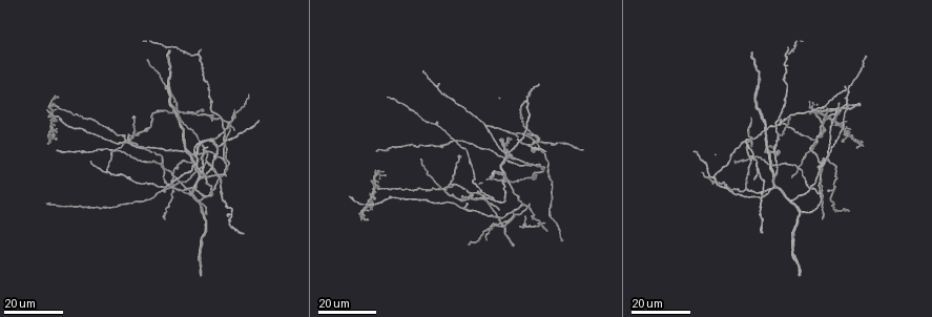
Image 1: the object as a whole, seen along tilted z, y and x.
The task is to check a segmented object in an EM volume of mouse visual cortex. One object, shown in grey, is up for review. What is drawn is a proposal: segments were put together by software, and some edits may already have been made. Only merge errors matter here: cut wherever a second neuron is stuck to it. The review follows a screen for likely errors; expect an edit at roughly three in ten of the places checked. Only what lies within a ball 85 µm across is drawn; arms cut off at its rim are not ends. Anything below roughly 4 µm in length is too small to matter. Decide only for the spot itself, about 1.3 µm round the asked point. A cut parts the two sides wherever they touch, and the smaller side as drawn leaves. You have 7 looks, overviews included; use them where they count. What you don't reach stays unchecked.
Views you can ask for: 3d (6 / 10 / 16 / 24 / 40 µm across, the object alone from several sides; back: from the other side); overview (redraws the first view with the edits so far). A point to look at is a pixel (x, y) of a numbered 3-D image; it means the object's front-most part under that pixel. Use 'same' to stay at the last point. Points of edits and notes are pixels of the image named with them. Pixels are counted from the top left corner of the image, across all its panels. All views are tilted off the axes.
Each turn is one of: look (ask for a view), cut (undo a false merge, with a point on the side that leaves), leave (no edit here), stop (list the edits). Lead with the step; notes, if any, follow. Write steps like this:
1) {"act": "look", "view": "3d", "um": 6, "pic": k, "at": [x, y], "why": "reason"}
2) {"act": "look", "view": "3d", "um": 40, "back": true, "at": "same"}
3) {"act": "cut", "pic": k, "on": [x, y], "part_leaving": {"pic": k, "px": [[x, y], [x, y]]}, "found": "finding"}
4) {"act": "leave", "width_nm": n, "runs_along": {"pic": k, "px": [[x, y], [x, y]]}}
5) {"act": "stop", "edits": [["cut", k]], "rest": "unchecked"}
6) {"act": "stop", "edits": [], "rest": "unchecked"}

{"act": "look", "view": "3d", "um": 24, "pic": 1, "at": [508, 157], "why": "three arms meet"}

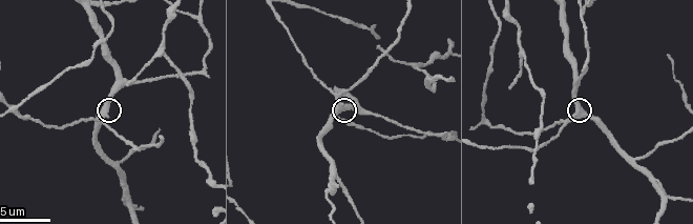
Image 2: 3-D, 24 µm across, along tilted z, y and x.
{"act": "look", "view": "3d", "um": 6, "pic": 2, "at": [108, 110]}

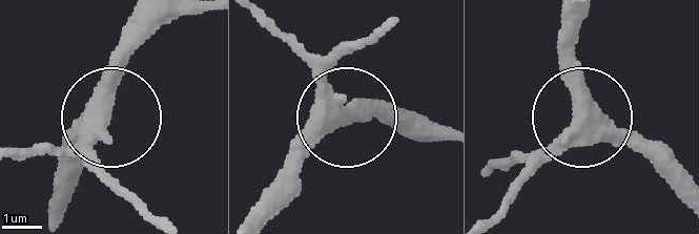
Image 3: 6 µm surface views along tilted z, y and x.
{"act": "leave", "width_nm": 420, "found": "continuous, no second neuron"}

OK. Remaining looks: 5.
{"act": "look", "view": "3d", "um": 16, "pic": 1, "at": [542, 225], "why": "two arms at a narrow angle"}

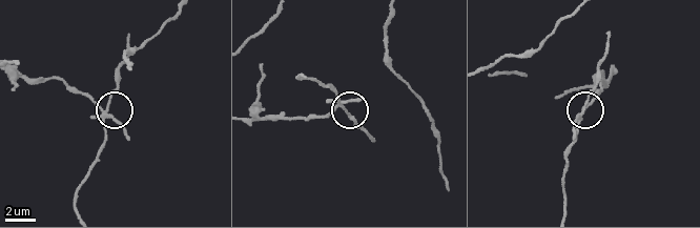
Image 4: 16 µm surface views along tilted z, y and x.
{"act": "look", "view": "3d", "um": 6, "pic": 4, "at": [102, 109]}

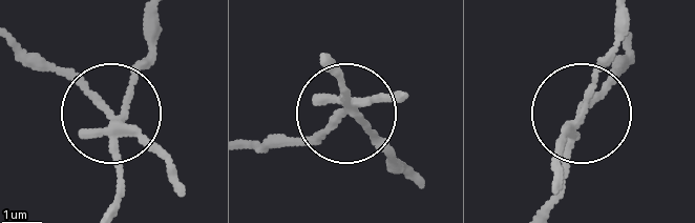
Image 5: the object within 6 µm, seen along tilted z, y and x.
{"act": "look", "view": "3d", "um": 6, "back": true, "pic": 5, "at": [111, 109]}

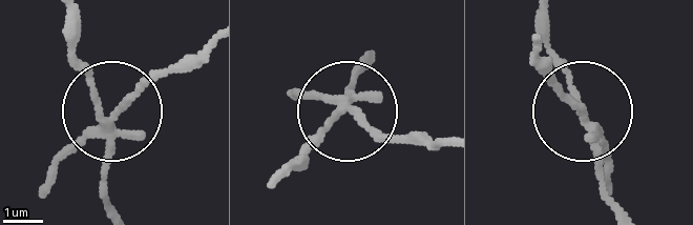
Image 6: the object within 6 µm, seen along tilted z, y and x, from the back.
{"act": "cut", "pic": 6, "on": [137, 89], "arms": 5, "part_leaving": {"pic": 6, "px": [[108, 122], [208, 52]]}, "found": "two neurons meet here"}

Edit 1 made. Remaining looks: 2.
{"act": "look", "view": "3d", "um": 24, "pic": 1, "at": [535, 137], "why": "three arms meet"}

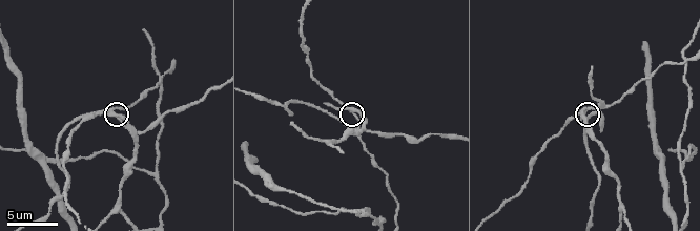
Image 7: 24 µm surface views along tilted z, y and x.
{"act": "look", "view": "3d", "um": 6, "pic": 7, "at": [112, 111]}

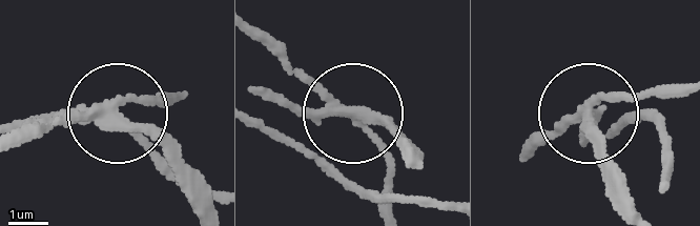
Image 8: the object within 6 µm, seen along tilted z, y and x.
{"act": "cut", "pic": 8, "on": [163, 135], "part_leaving": {"pic": 8, "px": [[107, 111], [155, 142], [196, 213]]}, "found": "two neurons meet here"}

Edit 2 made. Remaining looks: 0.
{"act": "stop", "edits": [["cut", 6], ["cut", 8]], "rest": "unchecked"}

